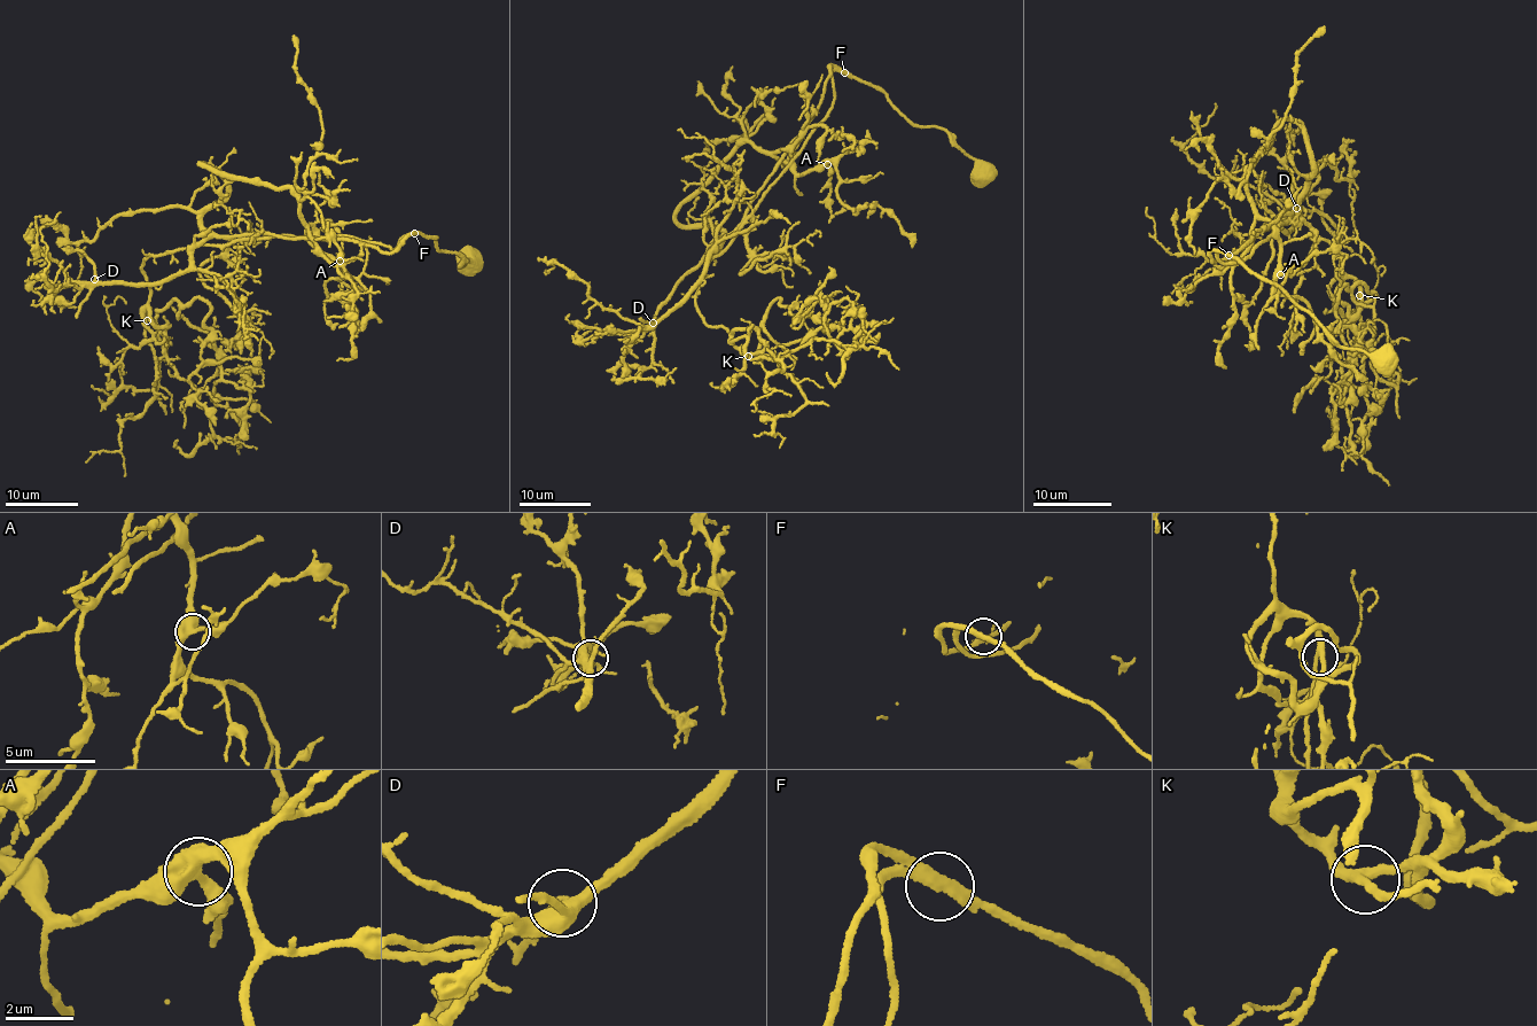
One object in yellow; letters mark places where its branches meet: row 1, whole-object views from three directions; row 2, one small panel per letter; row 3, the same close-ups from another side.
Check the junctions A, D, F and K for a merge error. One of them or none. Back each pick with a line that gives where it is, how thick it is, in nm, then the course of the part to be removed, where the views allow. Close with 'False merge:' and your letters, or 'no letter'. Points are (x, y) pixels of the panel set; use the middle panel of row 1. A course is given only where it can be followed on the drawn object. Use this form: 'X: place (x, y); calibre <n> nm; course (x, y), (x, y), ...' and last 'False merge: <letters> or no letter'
F: place (844, 72); calibre 340 nm; course (843, 72), (695, 301), (759, 359), (762, 326), (779, 344), (822, 319), (843, 349), (894, 317)
False merge: F

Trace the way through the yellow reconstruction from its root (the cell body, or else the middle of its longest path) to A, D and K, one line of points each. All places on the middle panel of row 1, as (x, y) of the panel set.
A: (983, 172), (943, 130), (915, 125), (879, 90), (837, 70), (832, 108), (793, 161), (803, 175), (827, 164)
D: (983, 172), (943, 130), (915, 125), (879, 90), (834, 71), (828, 114), (653, 323)
K: (983, 172), (943, 130), (834, 71), (828, 114), (702, 274), (703, 321), (748, 356)

